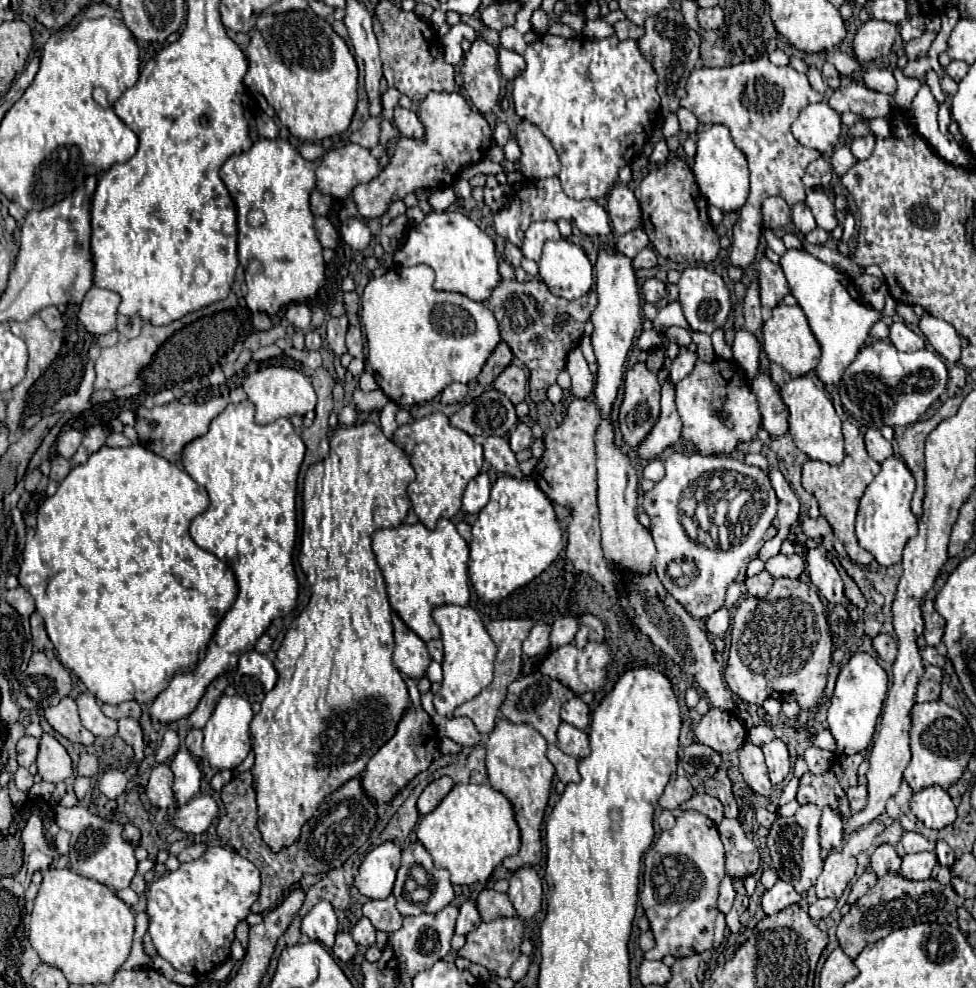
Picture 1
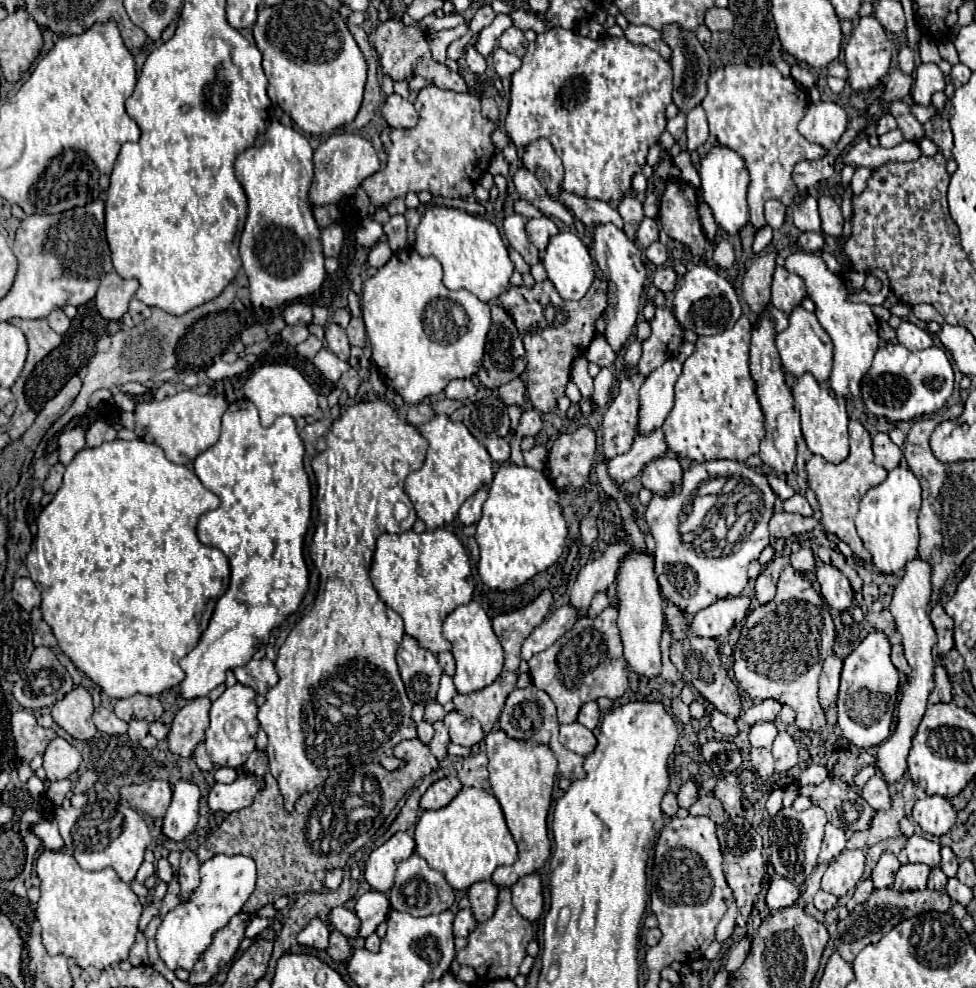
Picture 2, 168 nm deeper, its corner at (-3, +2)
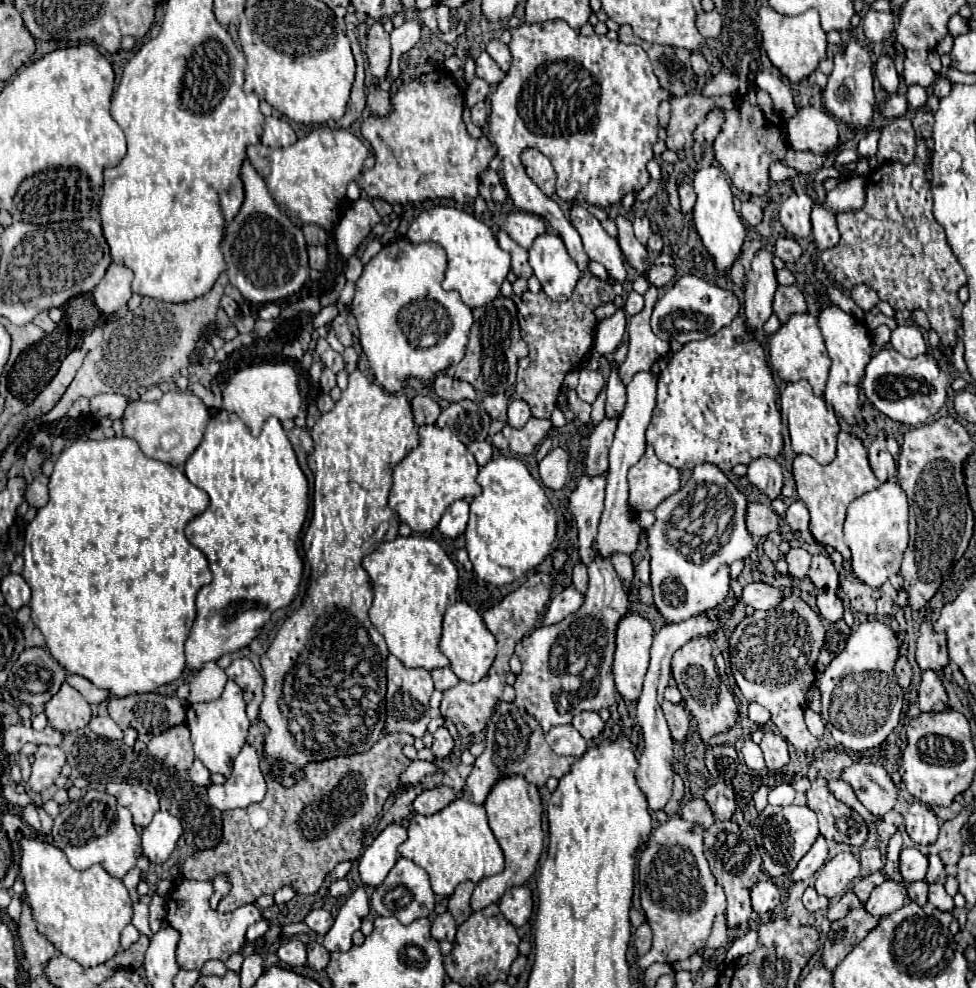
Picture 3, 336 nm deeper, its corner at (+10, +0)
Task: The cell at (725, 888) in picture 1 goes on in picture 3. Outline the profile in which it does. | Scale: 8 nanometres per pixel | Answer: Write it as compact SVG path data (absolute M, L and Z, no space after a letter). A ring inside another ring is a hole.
M717 915L715 923L713 923L713 929L711 929L711 935L707 939L707 947L711 949L719 949L719 947L725 947L727 945L727 927L725 927L725 915Z

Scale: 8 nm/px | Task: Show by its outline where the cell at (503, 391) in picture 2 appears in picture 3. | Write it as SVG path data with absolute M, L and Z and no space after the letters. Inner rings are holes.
M487 395L479 403L479 407L487 411L491 419L497 419L497 421L507 421L507 405L509 401L505 395Z

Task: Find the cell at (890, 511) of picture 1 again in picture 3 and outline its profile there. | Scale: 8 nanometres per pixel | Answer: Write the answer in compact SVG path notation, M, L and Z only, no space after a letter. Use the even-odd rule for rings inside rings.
M887 481L879 489L869 491L855 501L851 501L845 519L845 541L851 549L851 569L855 577L869 587L881 587L891 575L901 569L903 553L907 549L909 533L909 505L907 495L897 481Z

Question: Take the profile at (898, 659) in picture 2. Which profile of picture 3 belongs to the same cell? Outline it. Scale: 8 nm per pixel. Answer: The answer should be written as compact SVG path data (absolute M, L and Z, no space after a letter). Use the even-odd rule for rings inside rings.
M905 651L901 653L901 657L899 657L897 663L895 663L895 673L897 673L897 677L899 677L899 685L901 685L903 689L909 689L911 683L913 683L913 669L911 669L907 657L905 657Z

